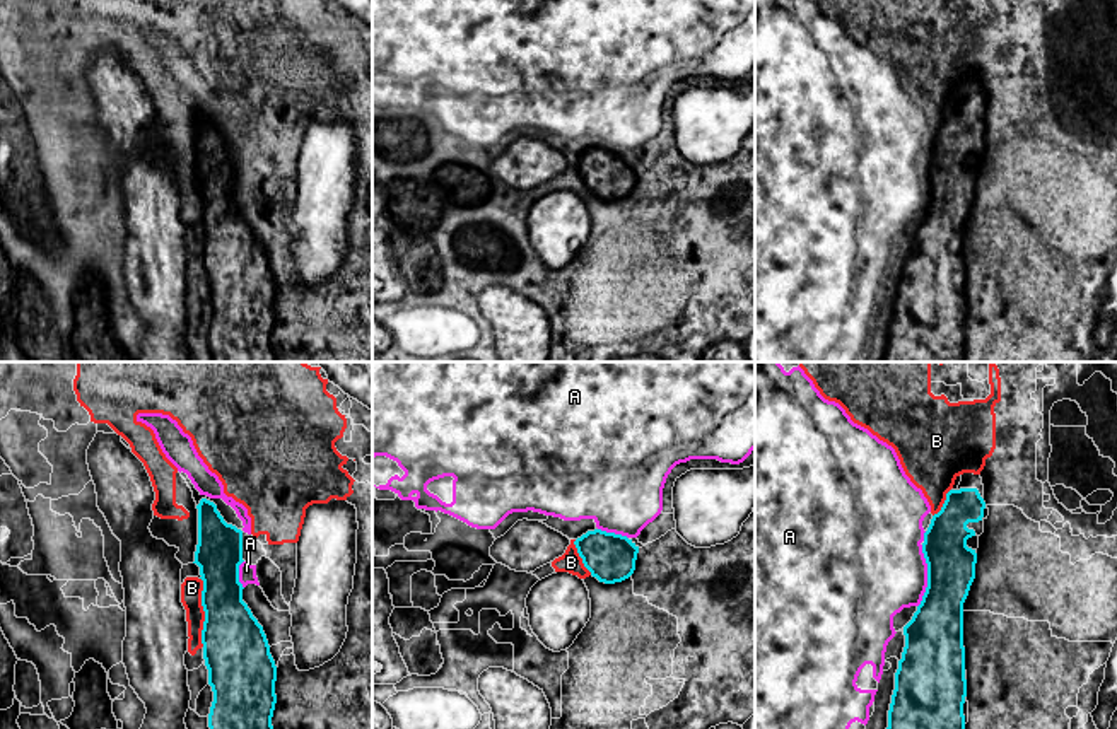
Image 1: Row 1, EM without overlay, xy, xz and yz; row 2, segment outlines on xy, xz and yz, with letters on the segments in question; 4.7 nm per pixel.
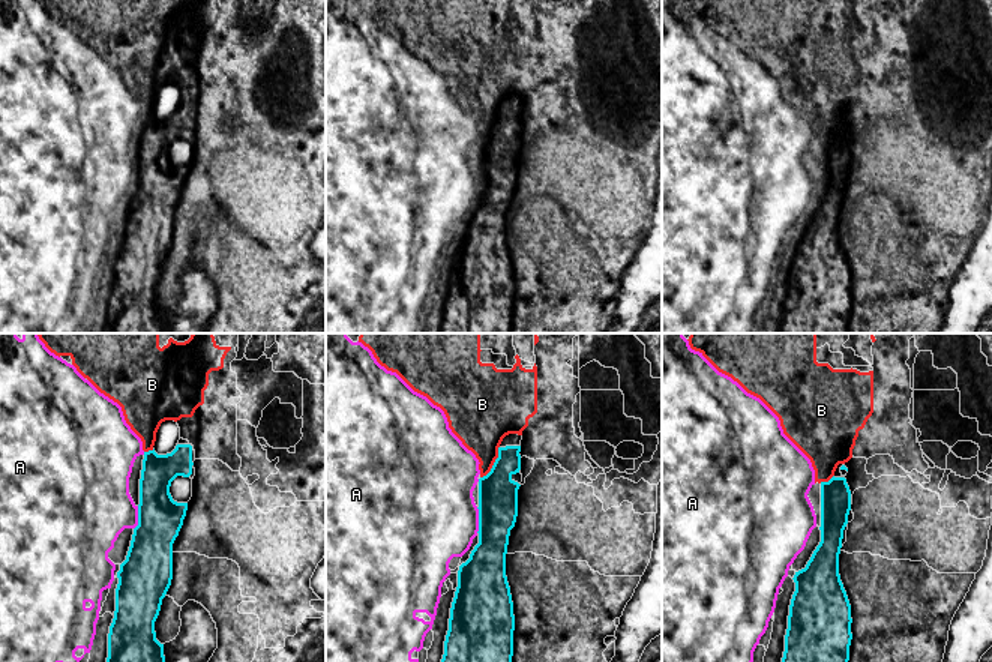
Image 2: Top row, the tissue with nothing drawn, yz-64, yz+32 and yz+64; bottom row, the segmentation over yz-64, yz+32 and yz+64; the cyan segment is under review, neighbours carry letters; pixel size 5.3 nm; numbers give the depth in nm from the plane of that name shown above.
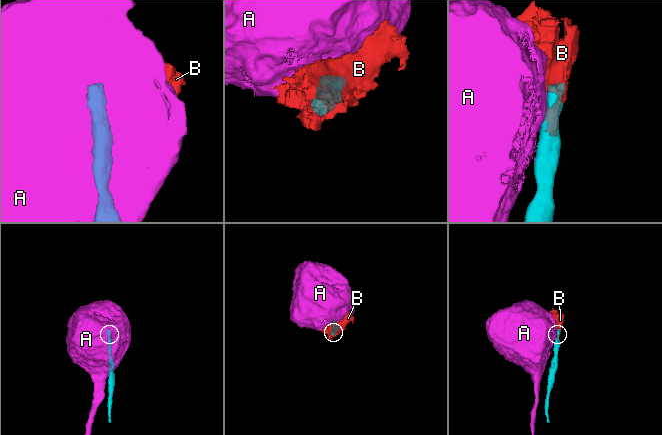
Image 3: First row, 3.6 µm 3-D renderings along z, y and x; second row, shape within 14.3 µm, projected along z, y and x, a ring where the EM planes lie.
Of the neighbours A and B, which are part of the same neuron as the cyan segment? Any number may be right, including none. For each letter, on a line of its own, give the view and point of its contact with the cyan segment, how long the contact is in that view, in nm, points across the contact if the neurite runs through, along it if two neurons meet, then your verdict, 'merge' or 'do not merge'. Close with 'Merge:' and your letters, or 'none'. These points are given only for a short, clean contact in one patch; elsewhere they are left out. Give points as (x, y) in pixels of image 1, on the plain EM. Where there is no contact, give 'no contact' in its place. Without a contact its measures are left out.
A: meets cyan in yz at (928, 193); contact 300 nm long; do not merge
B: meets cyan in xy at (204, 227); contact 320 nm long; merge
Merge: B

